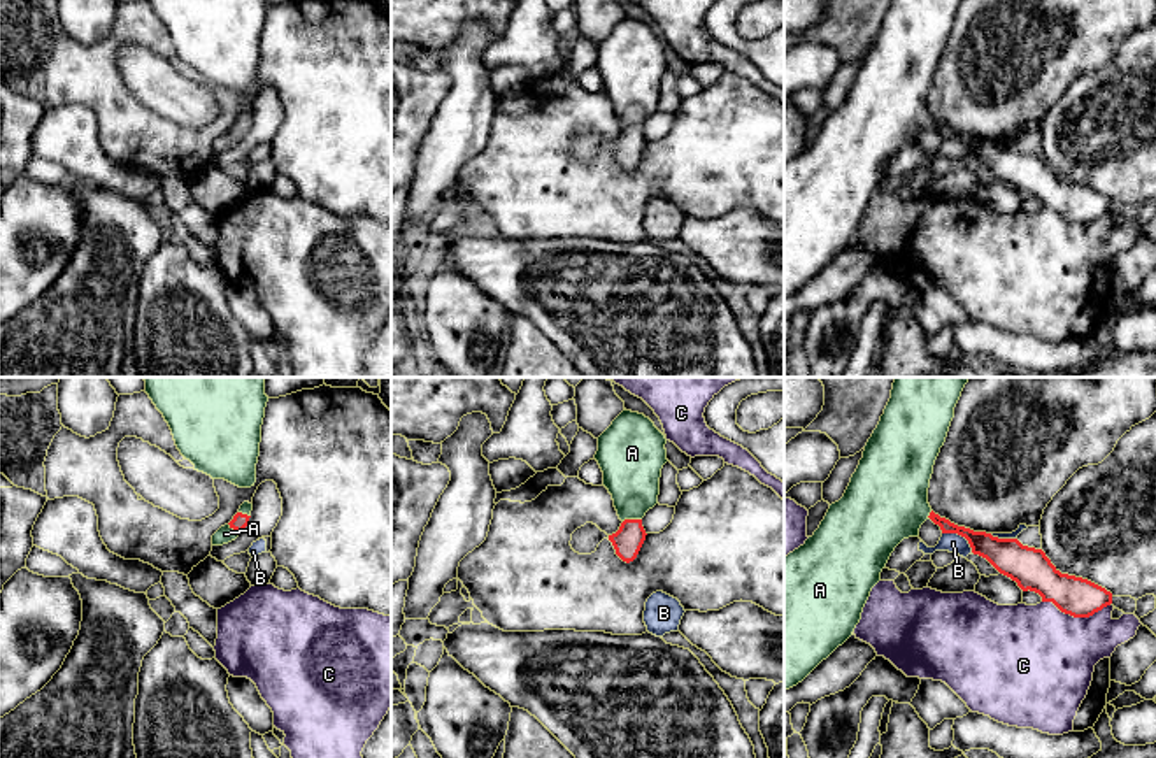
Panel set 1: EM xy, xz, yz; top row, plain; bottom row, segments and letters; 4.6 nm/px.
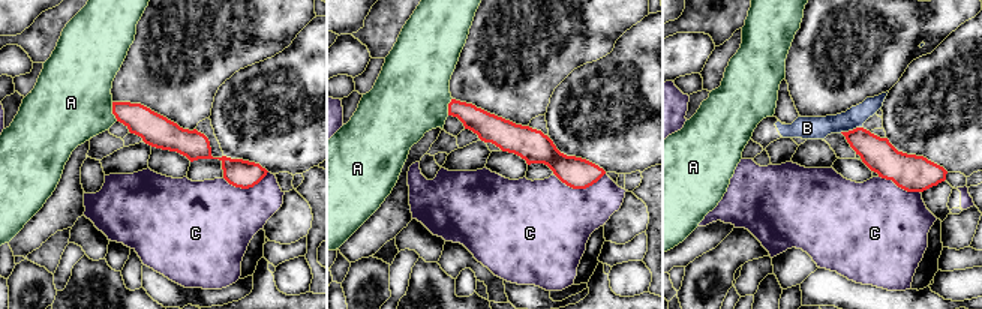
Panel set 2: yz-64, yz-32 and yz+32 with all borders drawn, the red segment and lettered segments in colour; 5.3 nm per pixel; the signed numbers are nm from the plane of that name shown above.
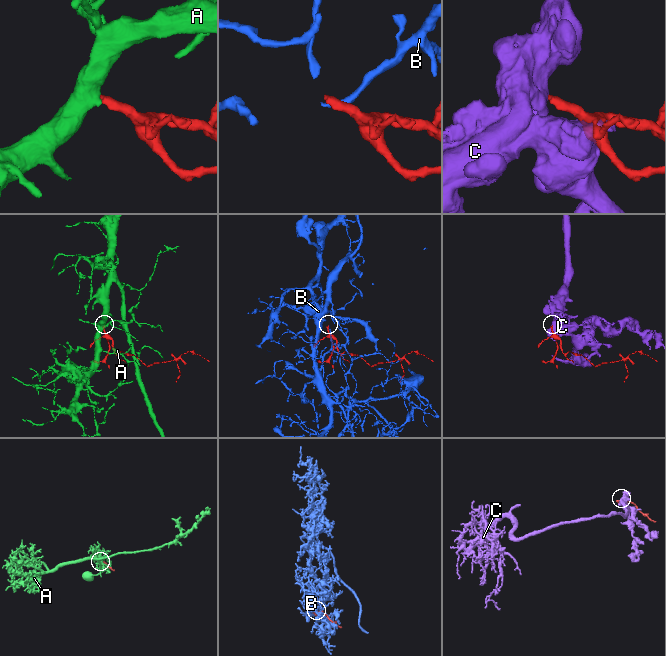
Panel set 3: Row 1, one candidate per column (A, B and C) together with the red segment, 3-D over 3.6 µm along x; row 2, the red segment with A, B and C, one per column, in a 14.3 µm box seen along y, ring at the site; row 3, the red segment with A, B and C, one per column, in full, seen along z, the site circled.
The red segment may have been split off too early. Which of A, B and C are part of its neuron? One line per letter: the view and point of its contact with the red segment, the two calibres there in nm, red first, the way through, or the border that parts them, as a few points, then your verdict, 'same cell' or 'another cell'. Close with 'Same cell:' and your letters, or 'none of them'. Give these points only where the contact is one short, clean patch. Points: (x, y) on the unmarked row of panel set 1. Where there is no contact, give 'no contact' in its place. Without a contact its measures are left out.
A: meets red in xz at (632, 127); 140 nm thick on the red side, 280 nm on the other; runs through xz (628, 146), (632, 127), (632, 72); same cell
B: meets red in yz at (960, 141); 170 nm thick on the red side, 90 nm on the other; border along yz (942, 139), (960, 141), (972, 158); another cell
C: meets red in yz at (1077, 223); 180 nm thick on the red side, 460 nm on the other; another cell
Same cell: A

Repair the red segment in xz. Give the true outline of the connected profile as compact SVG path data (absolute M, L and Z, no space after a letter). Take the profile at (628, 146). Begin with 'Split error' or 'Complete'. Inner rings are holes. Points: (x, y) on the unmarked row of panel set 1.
Split error. M626 16L598 44L595 67L623 128L609 147L626 170L637 165L646 147L642 125L658 111L661 75L668 68L665 51L649 25Z

